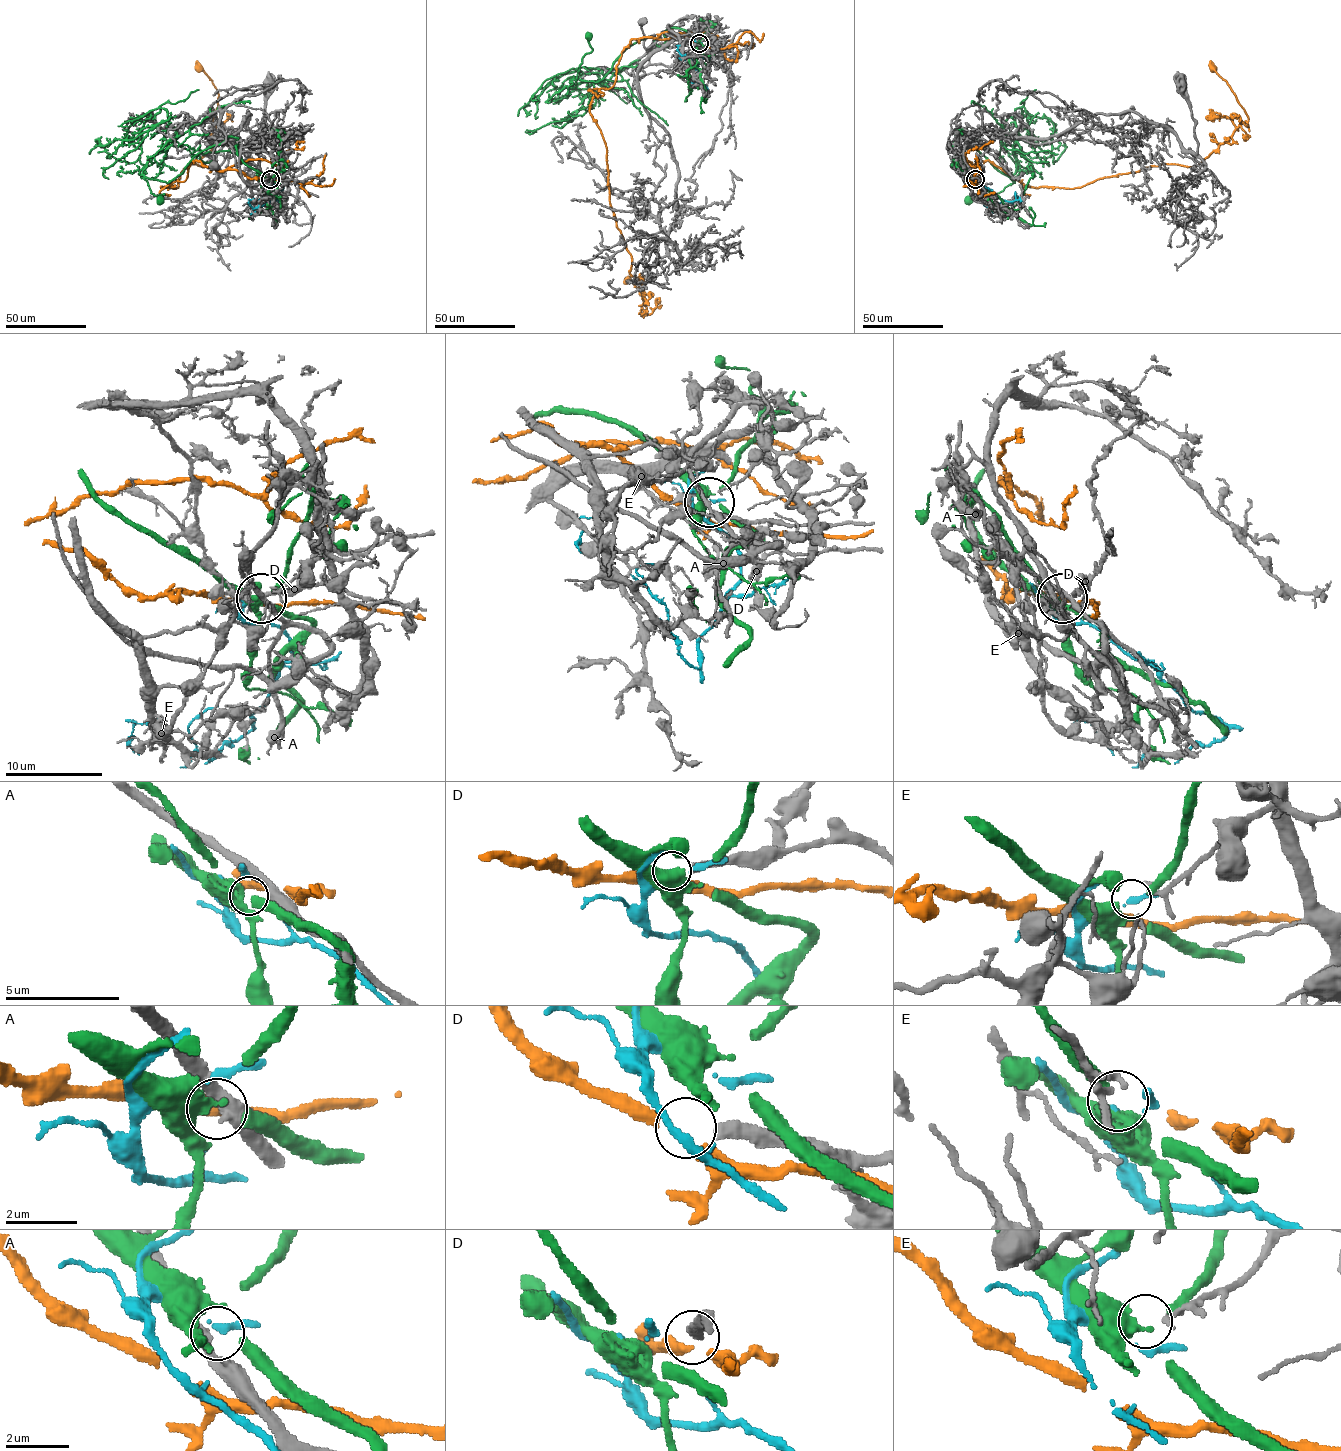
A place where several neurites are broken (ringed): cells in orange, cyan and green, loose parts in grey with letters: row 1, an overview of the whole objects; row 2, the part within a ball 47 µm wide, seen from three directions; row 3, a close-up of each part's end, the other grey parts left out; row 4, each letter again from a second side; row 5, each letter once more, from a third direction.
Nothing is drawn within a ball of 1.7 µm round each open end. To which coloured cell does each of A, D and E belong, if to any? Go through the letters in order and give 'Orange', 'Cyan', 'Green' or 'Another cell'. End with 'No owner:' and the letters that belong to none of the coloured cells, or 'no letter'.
A: Another cell
D: Another cell
E: Another cell
No owner: A, D, E

